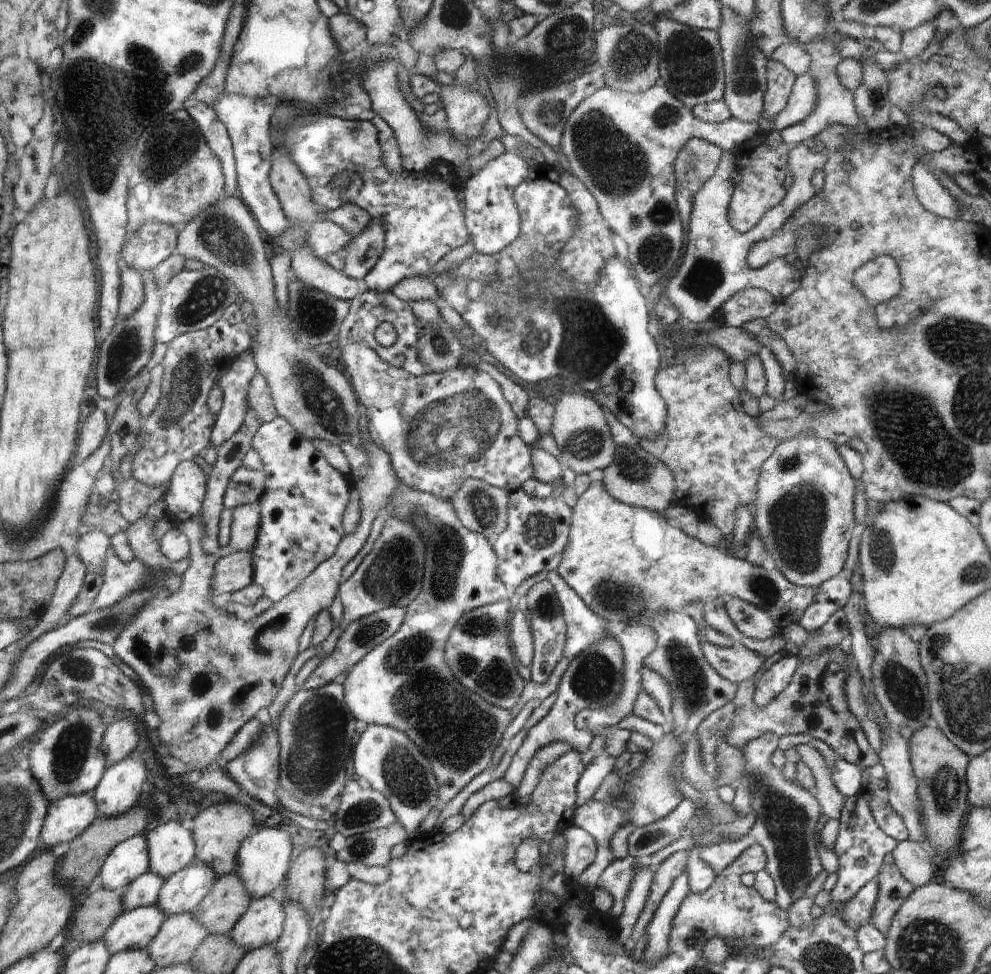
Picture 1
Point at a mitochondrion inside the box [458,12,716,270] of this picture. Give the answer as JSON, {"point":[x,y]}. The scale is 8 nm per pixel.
{"point":[592,136]}

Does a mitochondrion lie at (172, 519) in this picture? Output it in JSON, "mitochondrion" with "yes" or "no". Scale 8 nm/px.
{"mitochondrion":"no"}

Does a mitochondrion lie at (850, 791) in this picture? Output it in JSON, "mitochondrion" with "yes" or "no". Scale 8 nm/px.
{"mitochondrion":"no"}

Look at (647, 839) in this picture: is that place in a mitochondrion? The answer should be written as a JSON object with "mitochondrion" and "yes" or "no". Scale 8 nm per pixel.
{"mitochondrion":"yes"}

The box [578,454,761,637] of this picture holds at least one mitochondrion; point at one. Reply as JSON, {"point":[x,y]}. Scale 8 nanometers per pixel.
{"point":[616,597]}

